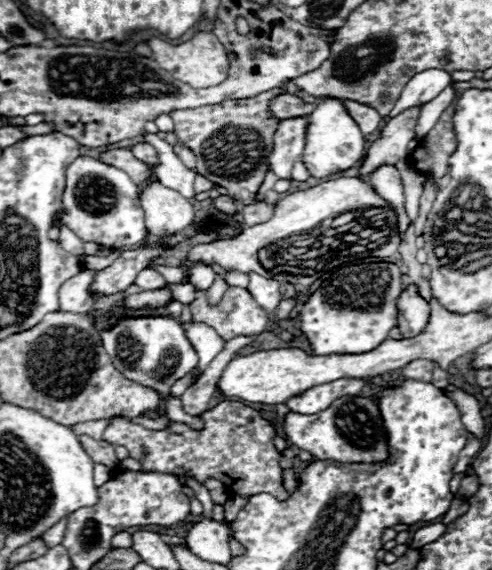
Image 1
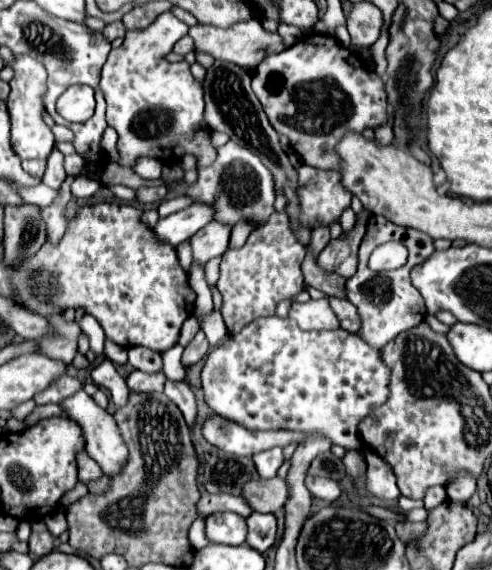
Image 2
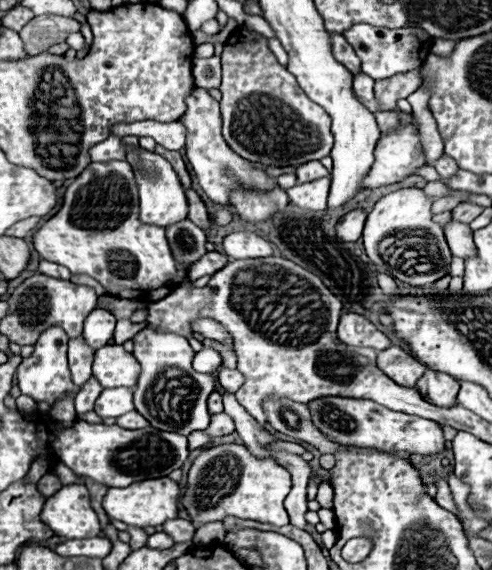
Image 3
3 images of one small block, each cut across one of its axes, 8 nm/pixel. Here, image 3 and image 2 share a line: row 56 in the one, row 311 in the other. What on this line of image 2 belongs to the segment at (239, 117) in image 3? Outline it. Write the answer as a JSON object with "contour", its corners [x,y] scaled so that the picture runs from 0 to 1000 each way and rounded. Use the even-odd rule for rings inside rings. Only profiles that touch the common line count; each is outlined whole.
{"contour":[[[557,372],[545,393],[520,400],[492,435],[463,435],[451,449],[443,509],[451,516],[451,554],[463,586],[488,582],[500,568],[520,558],[553,554],[561,533],[598,523],[618,509],[618,488],[610,463],[618,456],[622,435],[598,418],[581,372]]]}

